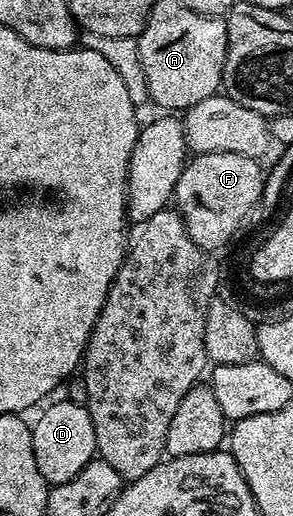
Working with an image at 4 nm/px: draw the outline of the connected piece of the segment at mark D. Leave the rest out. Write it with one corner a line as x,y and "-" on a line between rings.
58,400
55,404
49,404
41,409
42,417
33,421
32,450
36,454
36,466
40,474
44,474
47,484
53,486
76,478
76,474
80,474
80,470
84,470
84,466
95,459
98,447
96,430
92,430
92,418
85,403

